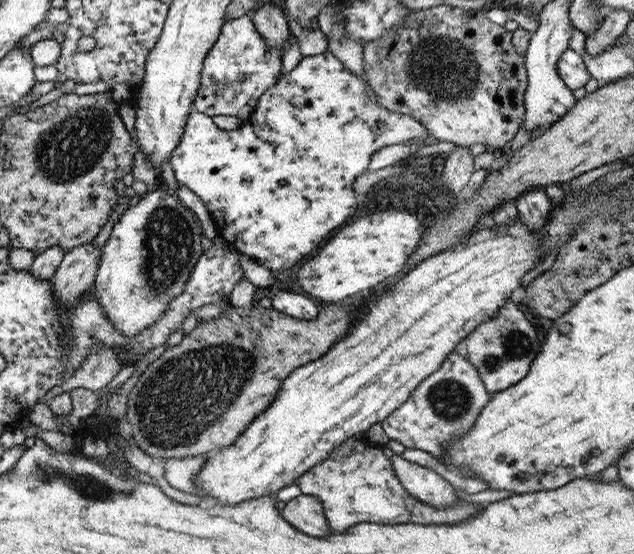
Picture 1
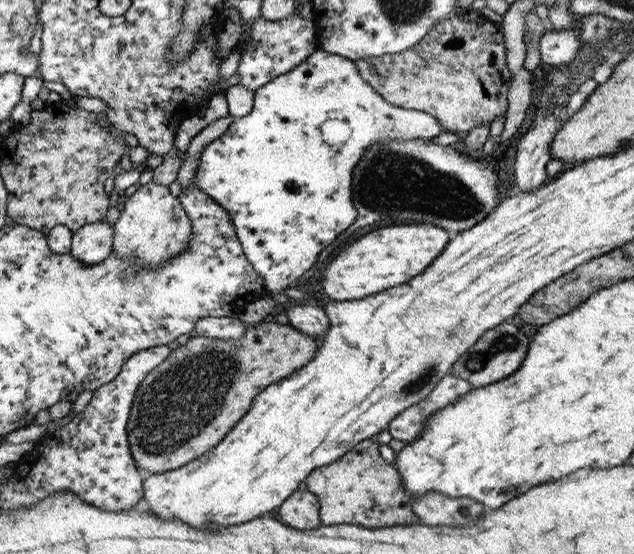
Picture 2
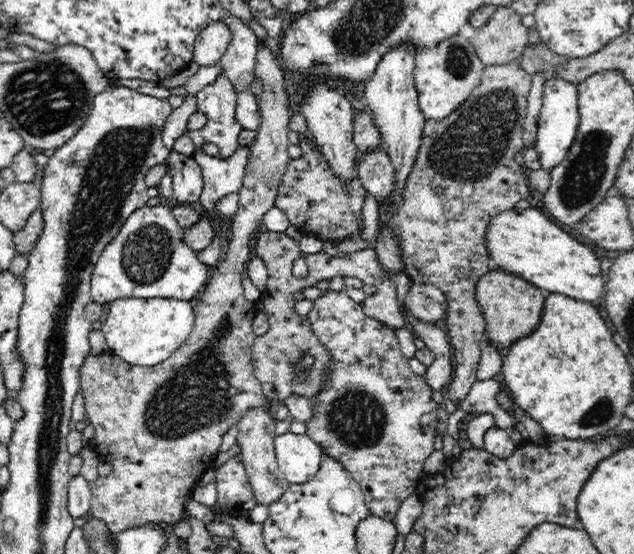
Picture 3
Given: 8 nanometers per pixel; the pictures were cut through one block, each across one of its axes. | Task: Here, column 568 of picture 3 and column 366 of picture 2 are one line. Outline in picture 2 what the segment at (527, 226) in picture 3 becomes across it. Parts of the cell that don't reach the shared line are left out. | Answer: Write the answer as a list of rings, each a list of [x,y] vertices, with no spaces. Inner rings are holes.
[[[412,222],[387,225],[365,233],[345,247],[331,252],[331,261],[321,277],[321,291],[337,302],[359,300],[399,286],[423,272],[443,250],[449,236],[438,226]]]

